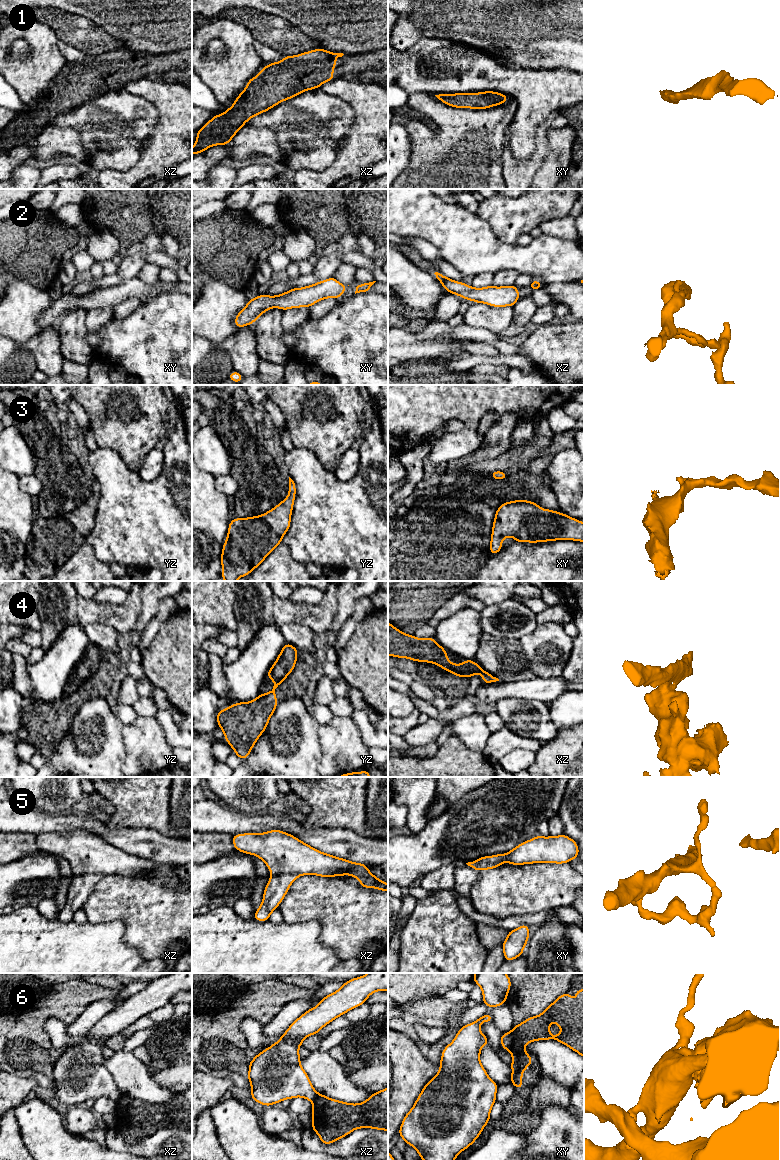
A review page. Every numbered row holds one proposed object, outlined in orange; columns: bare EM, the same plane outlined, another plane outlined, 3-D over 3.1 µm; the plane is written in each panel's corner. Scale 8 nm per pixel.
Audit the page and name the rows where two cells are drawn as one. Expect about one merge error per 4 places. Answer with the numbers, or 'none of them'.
6

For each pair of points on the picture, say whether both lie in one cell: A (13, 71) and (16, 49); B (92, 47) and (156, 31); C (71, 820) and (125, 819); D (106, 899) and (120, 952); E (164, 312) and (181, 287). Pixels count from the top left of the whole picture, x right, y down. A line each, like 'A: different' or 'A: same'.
A: different
B: different
C: different
D: different
E: different

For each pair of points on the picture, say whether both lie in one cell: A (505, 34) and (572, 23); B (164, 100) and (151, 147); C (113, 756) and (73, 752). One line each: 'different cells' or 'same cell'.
A: same cell
B: same cell
C: same cell

